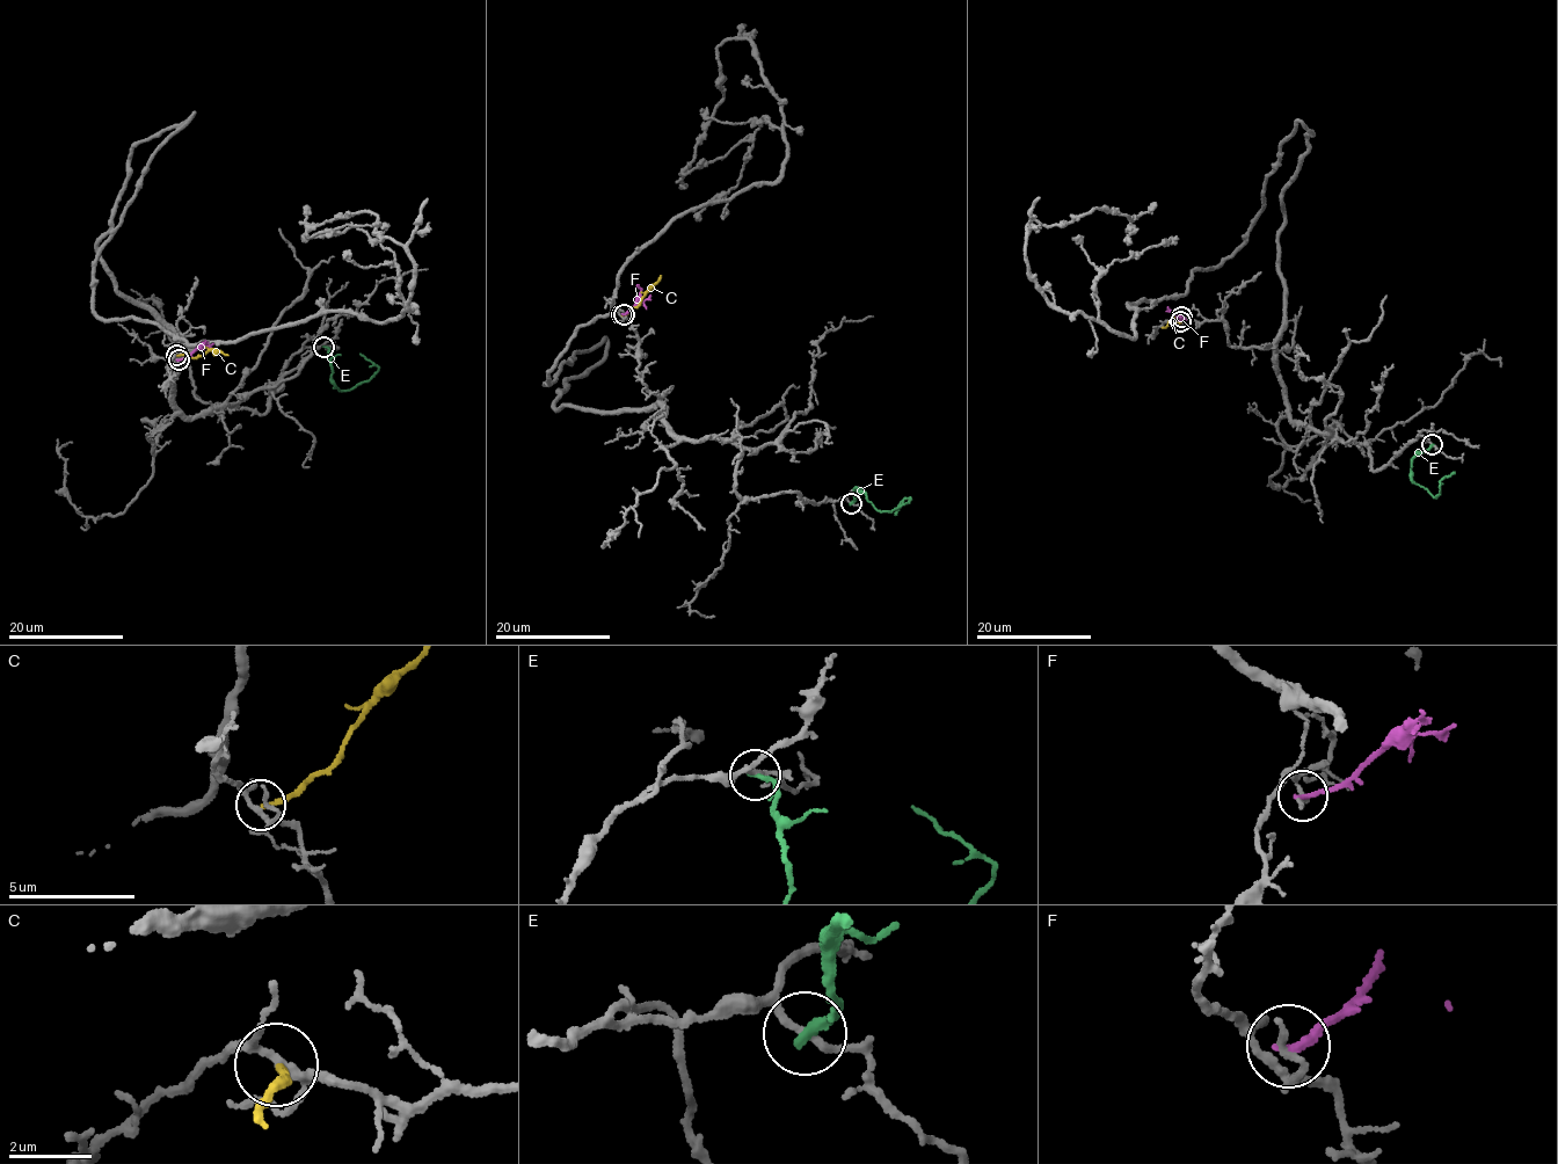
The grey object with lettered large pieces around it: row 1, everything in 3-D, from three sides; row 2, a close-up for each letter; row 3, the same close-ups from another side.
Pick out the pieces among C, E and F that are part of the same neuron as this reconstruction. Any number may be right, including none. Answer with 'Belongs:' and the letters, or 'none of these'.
Belongs: none of these

